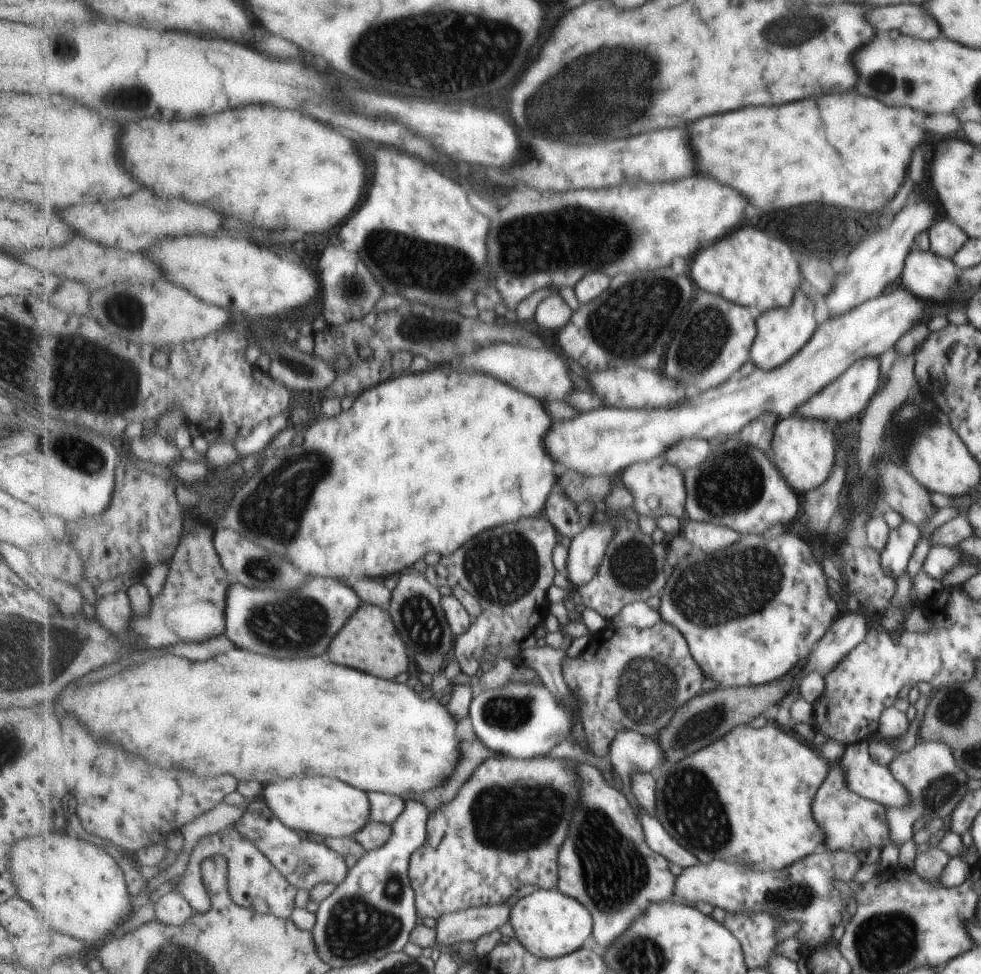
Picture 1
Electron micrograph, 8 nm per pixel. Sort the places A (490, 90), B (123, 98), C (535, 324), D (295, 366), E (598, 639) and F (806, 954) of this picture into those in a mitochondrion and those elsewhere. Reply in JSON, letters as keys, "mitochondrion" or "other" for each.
{"A":"other","B":"mitochondrion","C":"other","D":"mitochondrion","E":"other","F":"other"}

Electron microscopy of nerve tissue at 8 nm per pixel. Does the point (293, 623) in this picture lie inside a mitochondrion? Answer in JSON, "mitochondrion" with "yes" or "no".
{"mitochondrion":"yes"}

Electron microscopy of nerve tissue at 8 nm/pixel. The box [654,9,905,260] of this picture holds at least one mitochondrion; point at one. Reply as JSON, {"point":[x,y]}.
{"point":[789,33]}

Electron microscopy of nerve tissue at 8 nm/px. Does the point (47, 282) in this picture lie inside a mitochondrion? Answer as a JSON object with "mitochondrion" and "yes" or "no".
{"mitochondrion":"no"}

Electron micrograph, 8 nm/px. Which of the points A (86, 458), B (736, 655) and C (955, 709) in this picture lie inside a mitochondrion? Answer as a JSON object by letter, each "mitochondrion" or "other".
{"A":"mitochondrion","B":"other","C":"mitochondrion"}

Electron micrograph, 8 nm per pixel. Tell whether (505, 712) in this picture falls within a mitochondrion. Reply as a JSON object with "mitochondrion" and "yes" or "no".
{"mitochondrion":"yes"}

